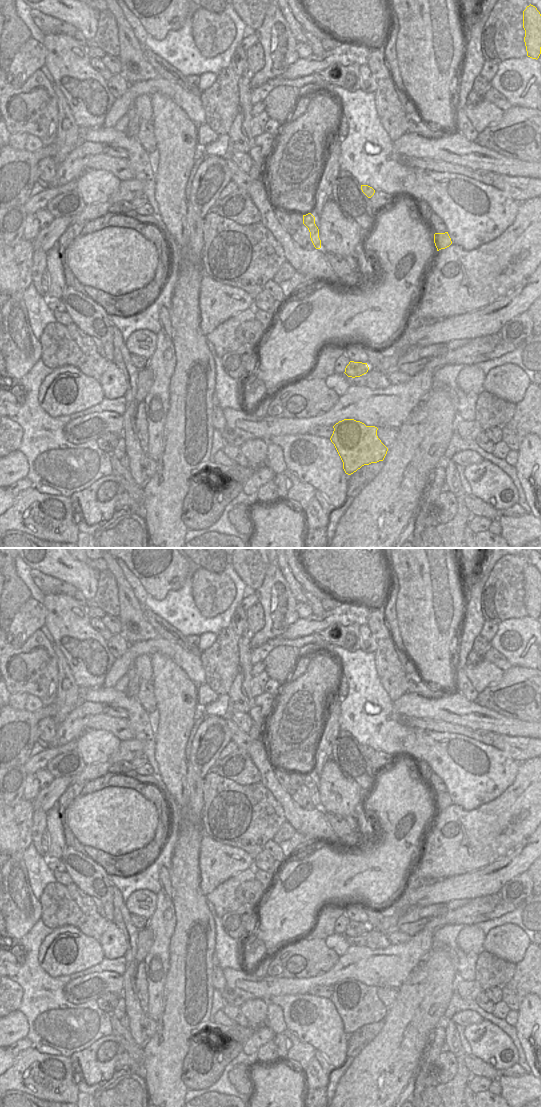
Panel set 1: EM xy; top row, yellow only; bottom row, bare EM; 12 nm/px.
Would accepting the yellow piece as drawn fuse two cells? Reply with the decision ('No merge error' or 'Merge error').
Merge error

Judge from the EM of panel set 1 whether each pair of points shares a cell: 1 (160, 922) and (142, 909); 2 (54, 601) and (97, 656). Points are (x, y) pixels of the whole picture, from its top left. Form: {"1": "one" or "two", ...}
{"1": "two", "2": "one"}

